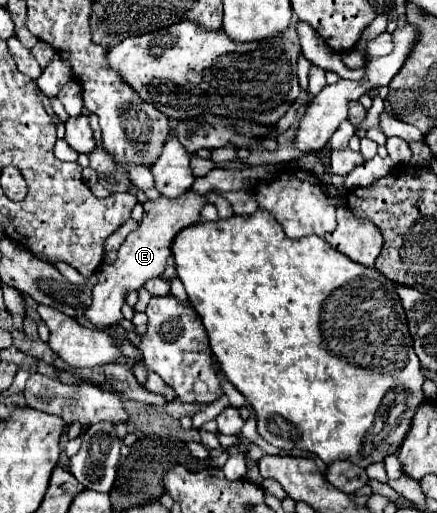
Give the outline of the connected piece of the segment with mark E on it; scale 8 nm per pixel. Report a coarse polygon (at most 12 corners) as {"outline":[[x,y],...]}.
{"outline":[[206,197],[144,203],[144,219],[96,269],[86,317],[110,327],[122,295],[160,277],[174,237],[200,219]]}

